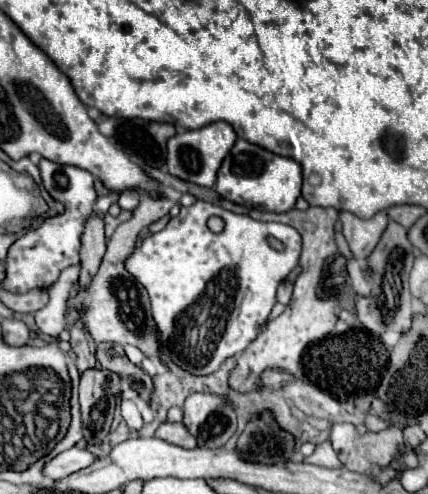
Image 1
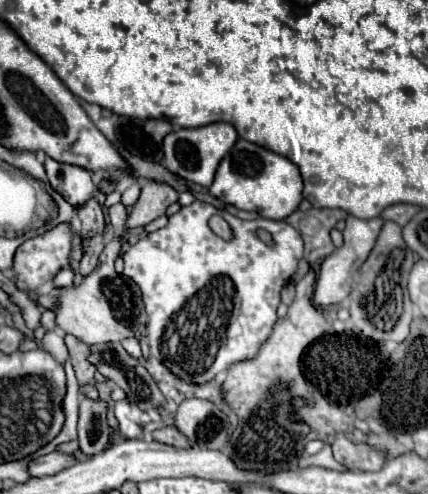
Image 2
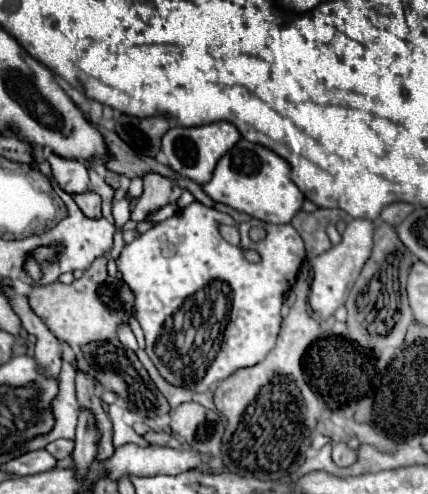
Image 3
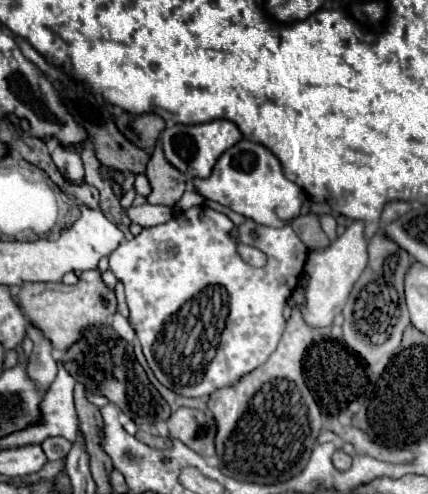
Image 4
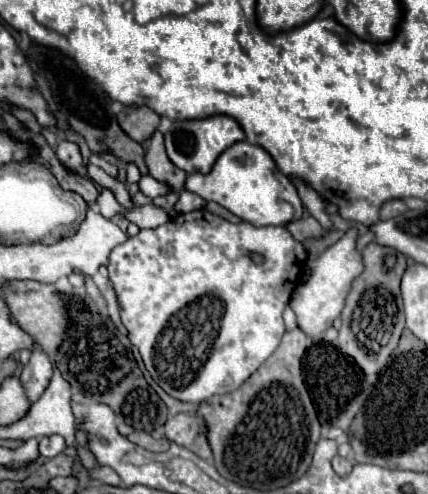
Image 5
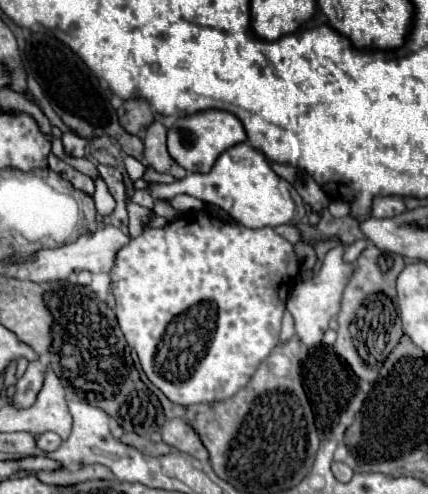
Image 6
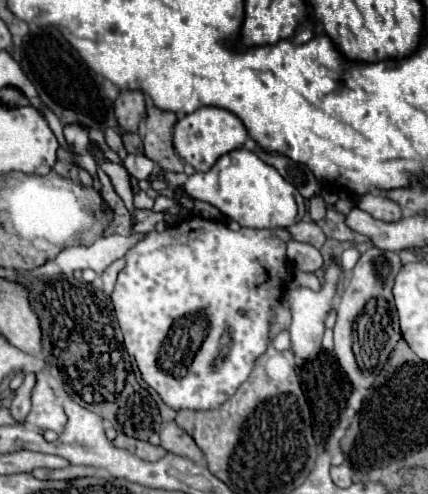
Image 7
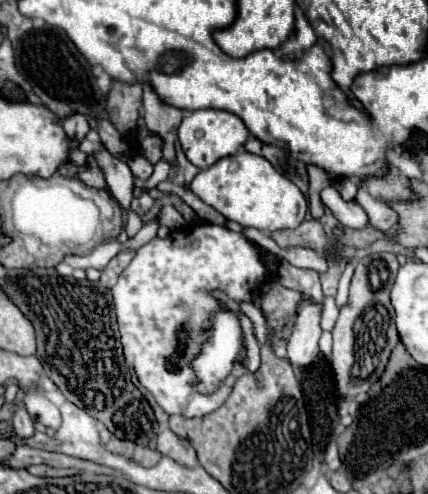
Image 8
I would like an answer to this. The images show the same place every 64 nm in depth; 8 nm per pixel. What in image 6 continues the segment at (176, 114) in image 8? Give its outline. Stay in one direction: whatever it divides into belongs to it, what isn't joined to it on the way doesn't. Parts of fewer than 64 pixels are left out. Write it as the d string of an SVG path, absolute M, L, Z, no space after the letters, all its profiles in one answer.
M156 114L156 120L146 128L146 138L144 138L144 158L148 162L148 166L152 166L158 172L166 172L174 178L184 178L186 170L180 168L176 164L176 160L172 160L172 156L168 156L168 148L166 148L166 132L168 128L162 122L162 116Z

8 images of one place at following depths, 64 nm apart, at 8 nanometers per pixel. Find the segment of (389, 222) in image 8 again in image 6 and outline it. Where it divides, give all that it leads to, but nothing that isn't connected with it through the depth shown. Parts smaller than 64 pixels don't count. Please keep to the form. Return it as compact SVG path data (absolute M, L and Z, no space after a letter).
M378 196L376 200L372 200L374 218L392 218L400 212L406 212L406 206L400 196Z

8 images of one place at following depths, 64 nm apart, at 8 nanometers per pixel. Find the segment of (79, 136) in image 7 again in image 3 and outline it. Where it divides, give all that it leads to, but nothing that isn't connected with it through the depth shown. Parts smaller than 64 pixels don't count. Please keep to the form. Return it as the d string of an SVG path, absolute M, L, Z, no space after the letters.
M50 154L48 162L52 164L54 178L58 180L62 190L66 190L68 194L88 190L88 172L86 172L84 162L64 160L62 156L56 156L56 154Z

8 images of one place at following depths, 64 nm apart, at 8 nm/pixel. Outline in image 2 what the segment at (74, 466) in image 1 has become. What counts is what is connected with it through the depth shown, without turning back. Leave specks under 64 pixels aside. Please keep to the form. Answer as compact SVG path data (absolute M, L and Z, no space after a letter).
M52 452L46 456L32 458L28 462L28 470L32 476L52 476L52 474L58 474L60 470L64 470L72 464L74 464L74 456L64 456L60 452Z

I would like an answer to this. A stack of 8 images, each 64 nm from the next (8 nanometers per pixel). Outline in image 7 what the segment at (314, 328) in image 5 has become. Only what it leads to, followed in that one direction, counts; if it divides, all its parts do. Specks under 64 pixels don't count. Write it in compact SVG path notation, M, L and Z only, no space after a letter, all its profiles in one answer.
M330 266L326 270L326 284L320 288L320 292L312 292L308 288L296 288L296 290L288 292L288 300L290 300L290 306L292 306L292 324L290 324L290 330L288 330L290 340L292 340L290 350L298 360L312 360L322 350L320 340L322 340L322 334L324 334L324 318L326 318L328 310L334 306L338 274L340 274L340 268Z

